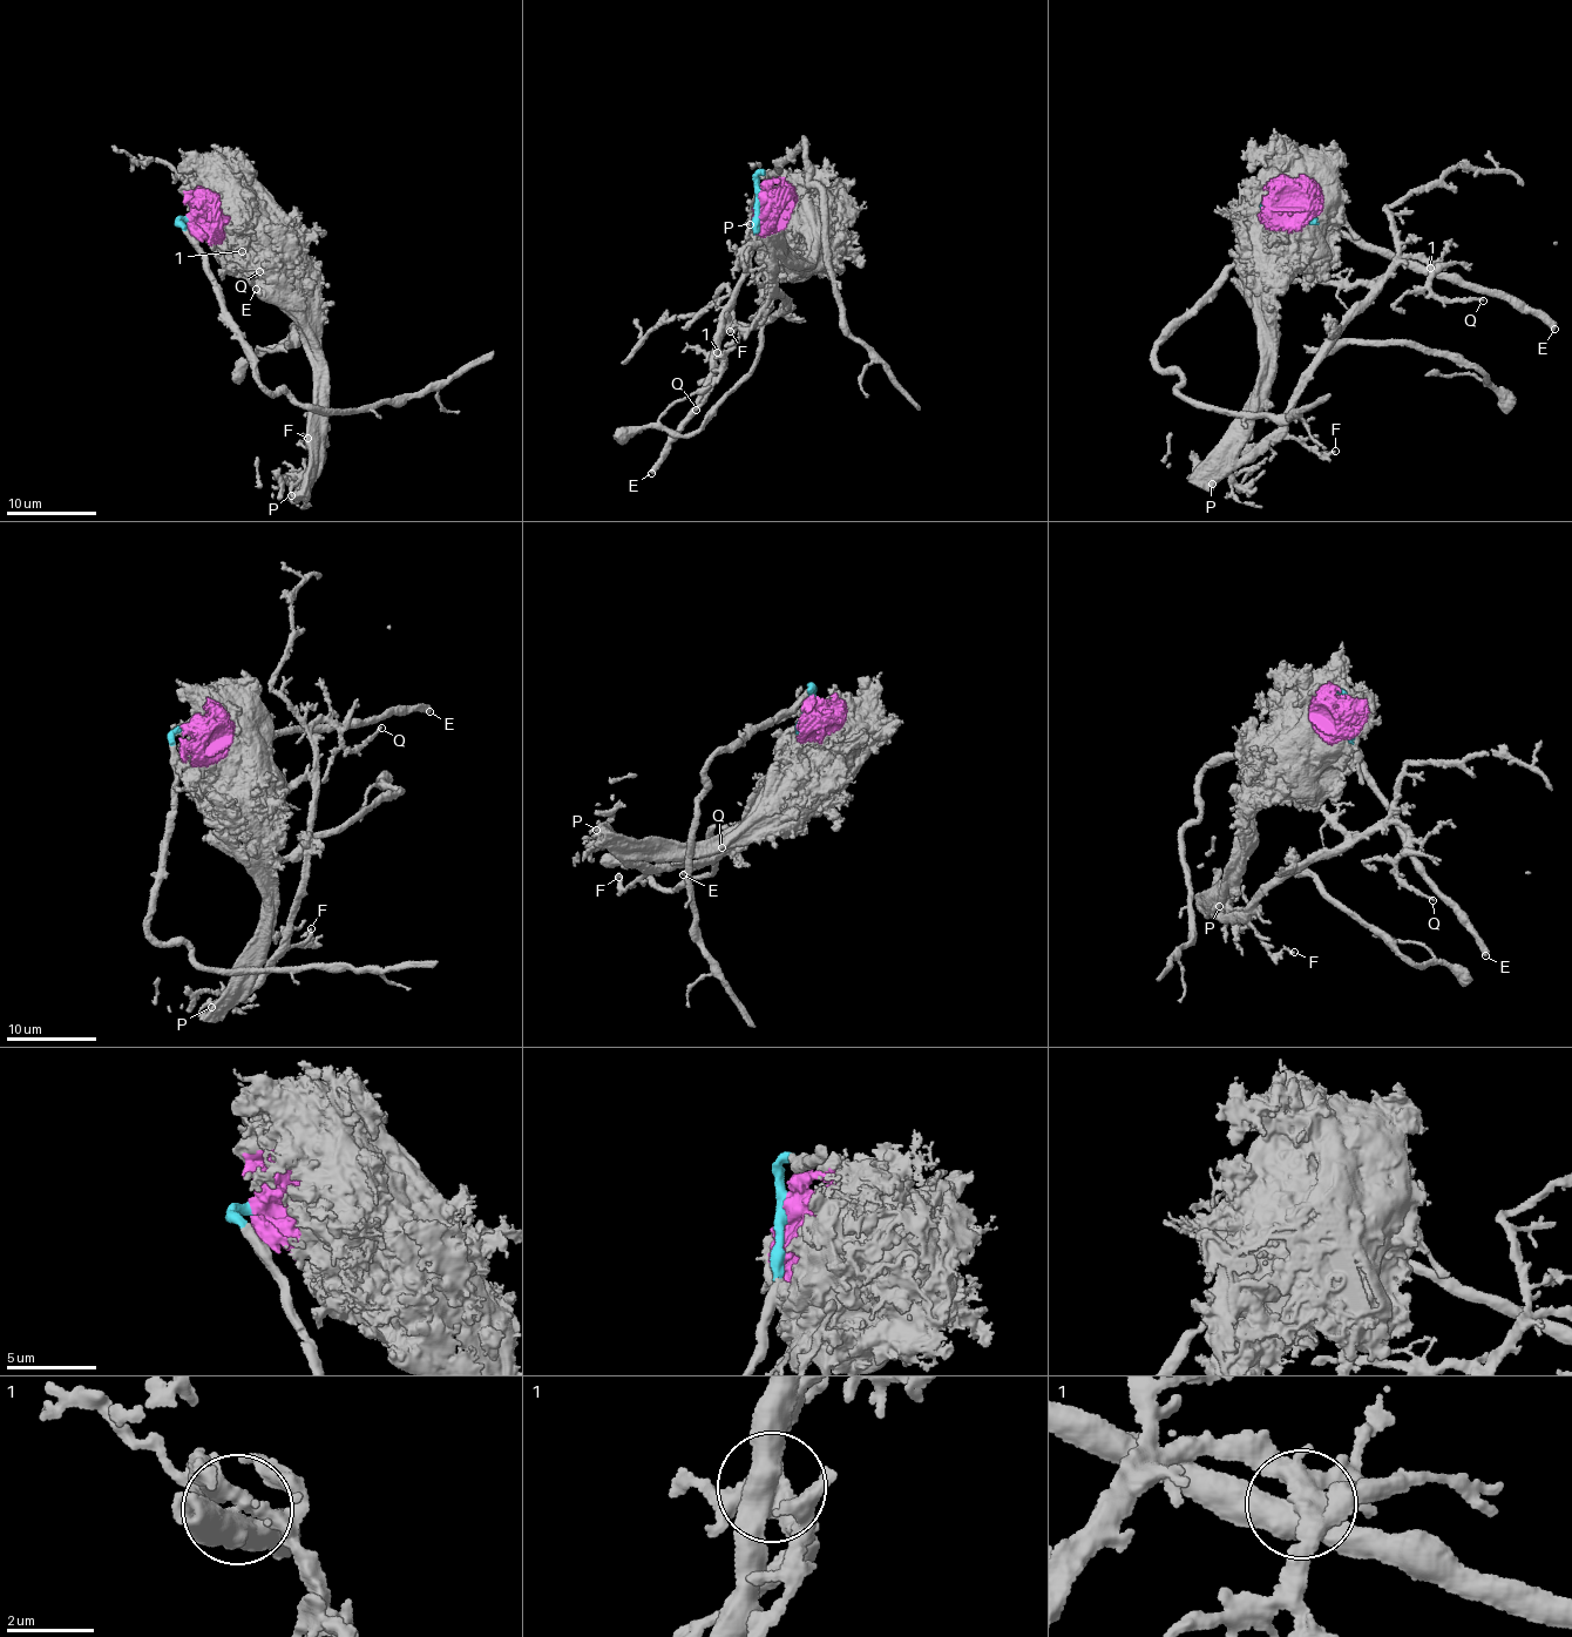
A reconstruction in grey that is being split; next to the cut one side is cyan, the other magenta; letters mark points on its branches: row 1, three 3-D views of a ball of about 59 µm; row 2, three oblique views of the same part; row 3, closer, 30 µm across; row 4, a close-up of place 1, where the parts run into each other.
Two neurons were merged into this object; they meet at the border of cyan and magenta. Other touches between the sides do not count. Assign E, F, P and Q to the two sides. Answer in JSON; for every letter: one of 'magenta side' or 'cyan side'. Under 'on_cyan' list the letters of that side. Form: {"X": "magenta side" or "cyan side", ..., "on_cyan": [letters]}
{"E": "cyan side", "F": "magenta side", "P": "magenta side", "Q": "magenta side", "on_cyan": ["E"]}

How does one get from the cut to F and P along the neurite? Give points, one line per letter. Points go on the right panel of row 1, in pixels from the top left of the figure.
F: (1289, 205), (1267, 254), (1260, 411), (1245, 433), (1261, 448), (1282, 439), (1335, 450)
P: (1289, 205), (1267, 254), (1273, 271), (1259, 308), (1260, 411), (1238, 455), (1206, 487), (1210, 492), (1212, 482)

